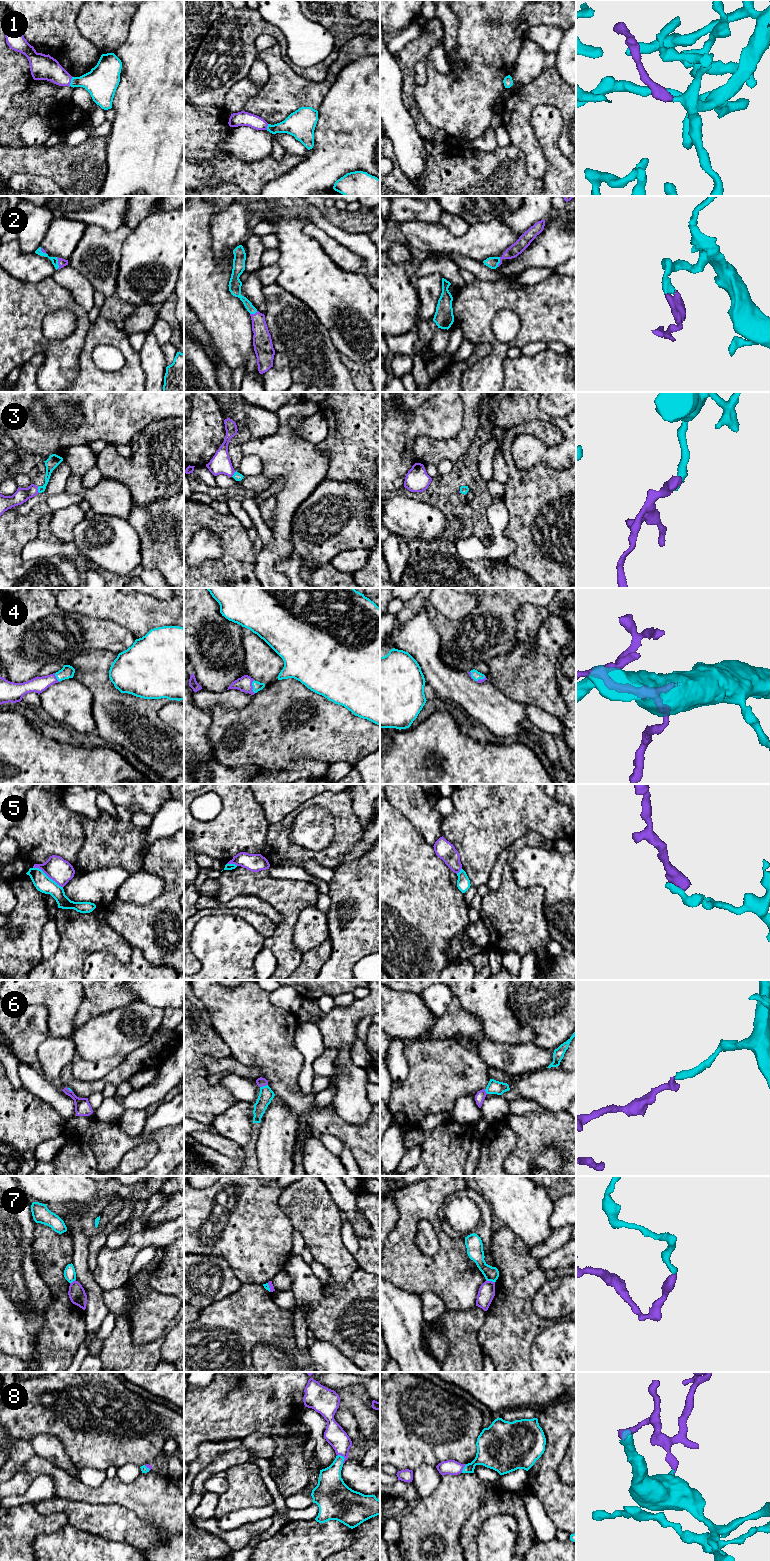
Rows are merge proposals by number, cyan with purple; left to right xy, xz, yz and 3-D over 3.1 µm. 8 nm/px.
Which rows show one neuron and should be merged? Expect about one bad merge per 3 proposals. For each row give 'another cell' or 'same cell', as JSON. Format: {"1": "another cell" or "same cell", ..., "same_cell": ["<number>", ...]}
{"1": "same cell", "2": "same cell", "3": "same cell", "4": "same cell", "5": "another cell", "6": "same cell", "7": "another cell", "8": "same cell", "same_cell": ["1", "2", "3", "4", "6", "8"]}

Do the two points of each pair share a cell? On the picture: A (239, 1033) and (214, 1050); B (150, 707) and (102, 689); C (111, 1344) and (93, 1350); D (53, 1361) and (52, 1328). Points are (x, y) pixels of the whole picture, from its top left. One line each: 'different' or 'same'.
A: different
B: same
C: different
D: same

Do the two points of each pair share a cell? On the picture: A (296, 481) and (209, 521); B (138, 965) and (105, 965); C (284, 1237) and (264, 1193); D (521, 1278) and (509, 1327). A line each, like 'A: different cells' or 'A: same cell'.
A: different cells
B: same cell
C: same cell
D: same cell

